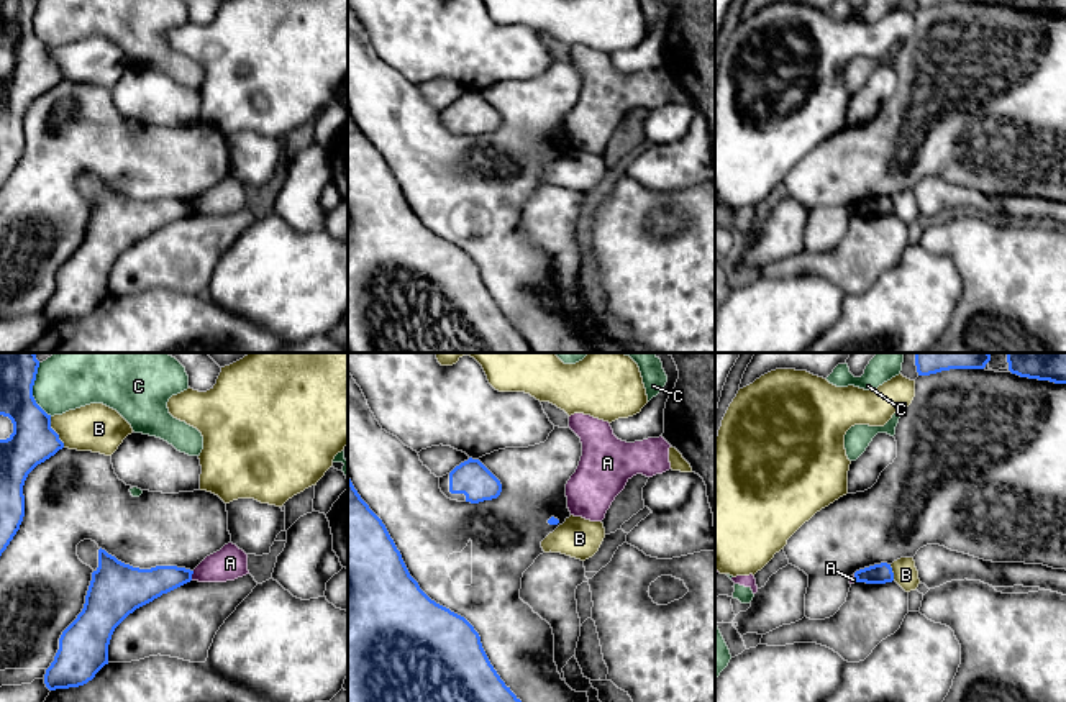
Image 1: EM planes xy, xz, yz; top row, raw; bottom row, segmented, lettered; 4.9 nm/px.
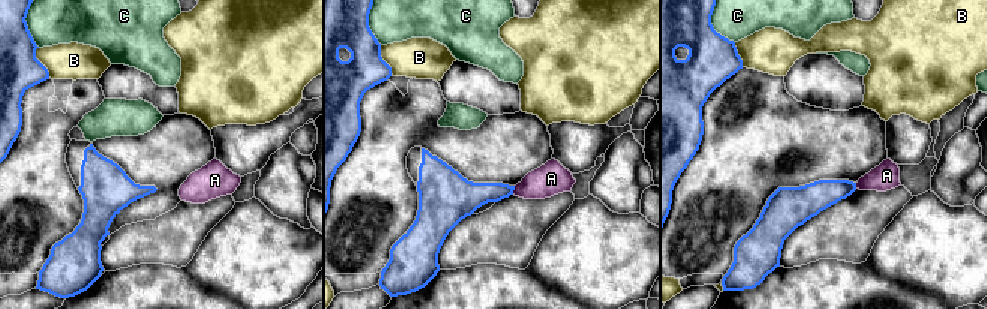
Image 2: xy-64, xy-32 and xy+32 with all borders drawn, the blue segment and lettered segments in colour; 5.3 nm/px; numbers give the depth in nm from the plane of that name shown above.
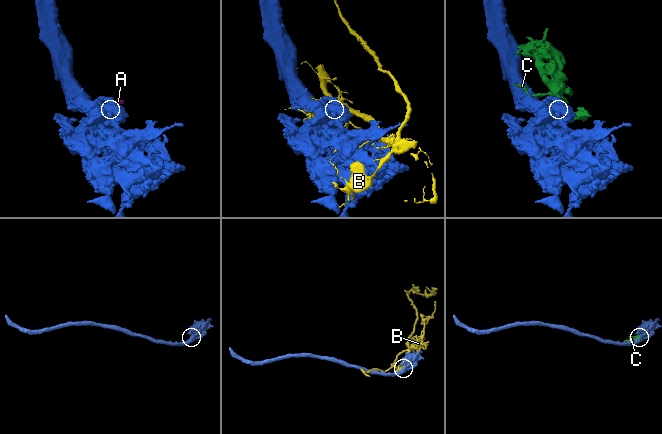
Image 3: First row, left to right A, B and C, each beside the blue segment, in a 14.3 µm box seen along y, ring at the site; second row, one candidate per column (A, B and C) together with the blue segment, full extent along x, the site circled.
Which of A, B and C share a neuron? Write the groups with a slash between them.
A C / B

